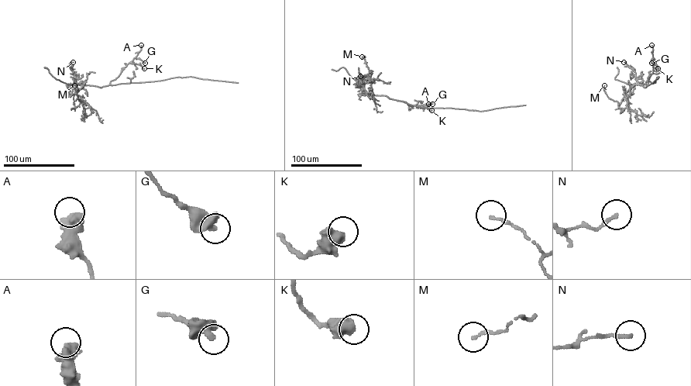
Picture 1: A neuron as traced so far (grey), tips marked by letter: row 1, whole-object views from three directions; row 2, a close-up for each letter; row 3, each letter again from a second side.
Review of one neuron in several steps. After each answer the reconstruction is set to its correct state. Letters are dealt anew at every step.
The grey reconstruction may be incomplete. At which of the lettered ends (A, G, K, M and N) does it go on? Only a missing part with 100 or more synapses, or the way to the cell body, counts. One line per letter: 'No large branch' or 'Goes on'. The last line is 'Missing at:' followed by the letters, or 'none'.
A: No large branch
G: No large branch
K: No large branch
M: No large branch
N: No large branch
Missing at: none

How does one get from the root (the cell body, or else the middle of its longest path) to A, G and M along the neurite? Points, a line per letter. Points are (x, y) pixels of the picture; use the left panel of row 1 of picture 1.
A: (122, 83), (110, 84), (136, 56), (141, 45)
G: (122, 83), (110, 84), (134, 58), (145, 63)
M: (122, 83), (101, 87), (77, 84), (75, 93), (82, 103), (77, 98), (74, 85)

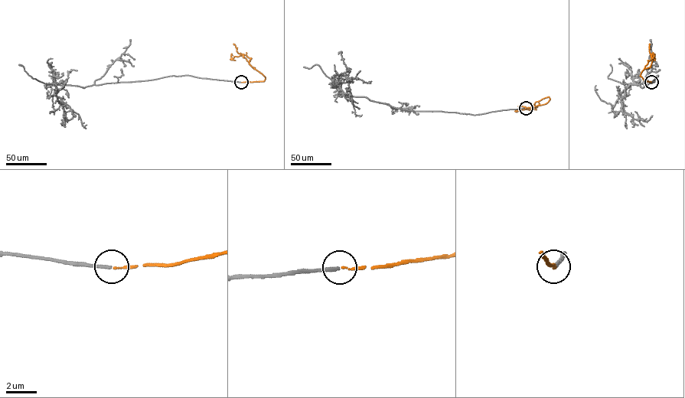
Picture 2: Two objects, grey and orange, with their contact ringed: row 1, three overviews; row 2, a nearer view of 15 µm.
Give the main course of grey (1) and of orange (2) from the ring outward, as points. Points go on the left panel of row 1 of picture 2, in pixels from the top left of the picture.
1: (241, 82), (188, 75), (84, 87), (56, 84), (54, 94), (60, 99), (64, 119), (67, 121), (75, 116)
2: (241, 82), (263, 81), (265, 77), (243, 56), (231, 58), (232, 55)

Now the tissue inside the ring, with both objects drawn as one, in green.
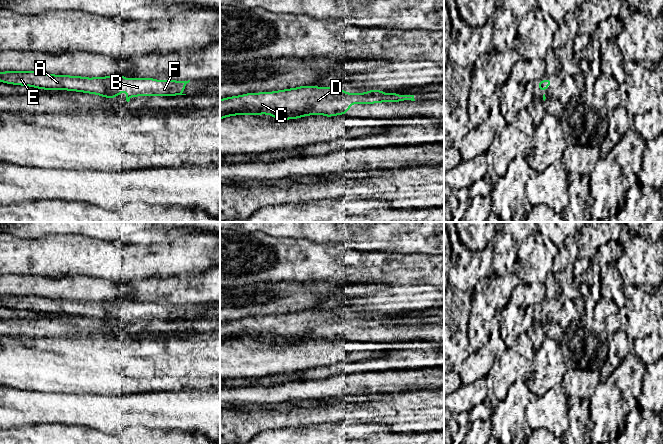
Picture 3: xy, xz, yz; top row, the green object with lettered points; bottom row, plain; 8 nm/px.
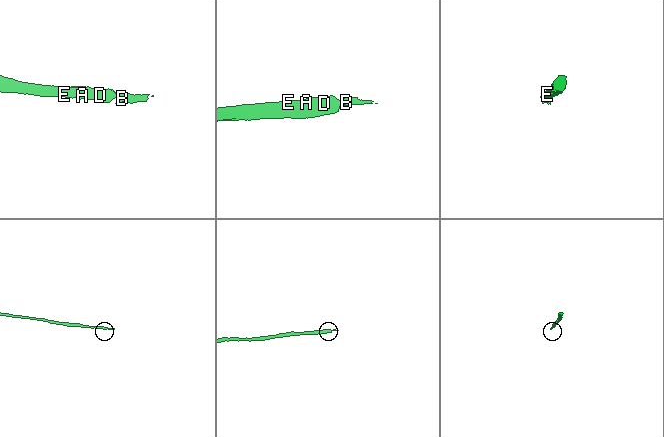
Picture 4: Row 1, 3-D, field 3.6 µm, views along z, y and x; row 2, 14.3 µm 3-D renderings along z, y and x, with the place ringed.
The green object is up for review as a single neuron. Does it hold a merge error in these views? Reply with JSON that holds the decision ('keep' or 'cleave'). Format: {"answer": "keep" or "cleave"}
{"answer": "keep"}

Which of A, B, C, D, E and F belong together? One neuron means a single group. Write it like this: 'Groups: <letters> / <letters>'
Groups: A B C D E F

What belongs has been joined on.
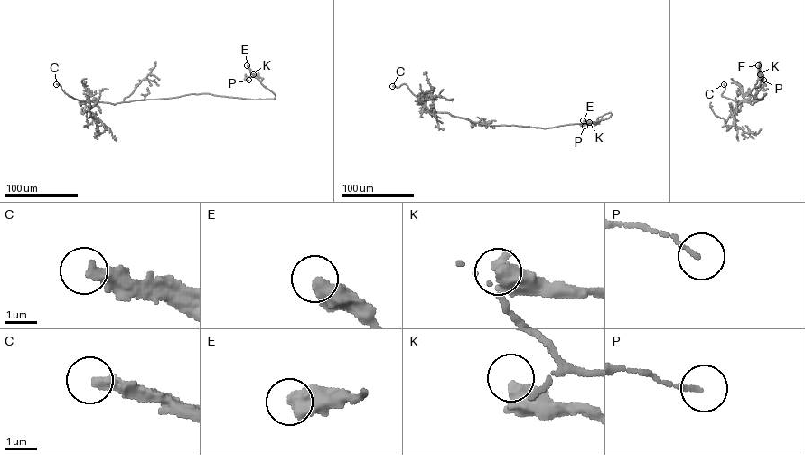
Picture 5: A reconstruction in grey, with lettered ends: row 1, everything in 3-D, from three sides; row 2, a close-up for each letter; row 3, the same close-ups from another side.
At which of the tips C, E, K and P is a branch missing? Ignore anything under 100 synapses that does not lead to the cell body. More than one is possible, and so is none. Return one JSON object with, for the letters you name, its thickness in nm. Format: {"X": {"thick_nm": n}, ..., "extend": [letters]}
{"C": {"thick_nm": 380}, "extend": ["C"]}

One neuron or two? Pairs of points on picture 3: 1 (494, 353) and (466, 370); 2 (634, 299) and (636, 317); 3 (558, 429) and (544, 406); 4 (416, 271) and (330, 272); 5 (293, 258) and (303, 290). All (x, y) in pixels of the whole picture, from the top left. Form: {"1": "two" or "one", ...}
{"1": "one", "2": "one", "3": "one", "4": "one", "5": "two"}

